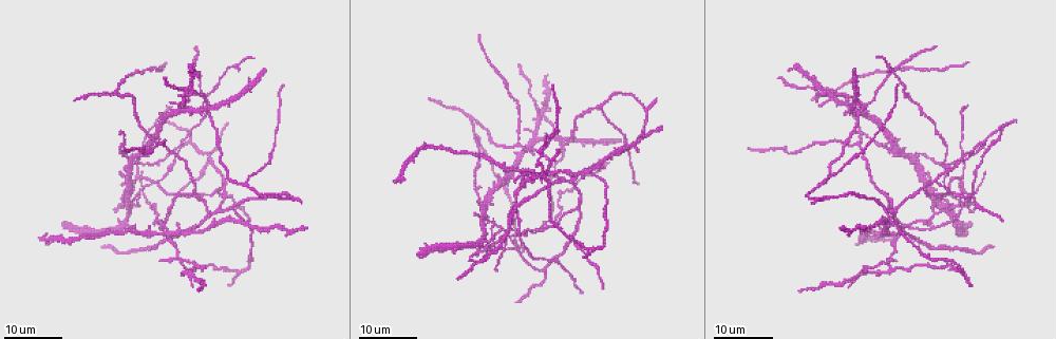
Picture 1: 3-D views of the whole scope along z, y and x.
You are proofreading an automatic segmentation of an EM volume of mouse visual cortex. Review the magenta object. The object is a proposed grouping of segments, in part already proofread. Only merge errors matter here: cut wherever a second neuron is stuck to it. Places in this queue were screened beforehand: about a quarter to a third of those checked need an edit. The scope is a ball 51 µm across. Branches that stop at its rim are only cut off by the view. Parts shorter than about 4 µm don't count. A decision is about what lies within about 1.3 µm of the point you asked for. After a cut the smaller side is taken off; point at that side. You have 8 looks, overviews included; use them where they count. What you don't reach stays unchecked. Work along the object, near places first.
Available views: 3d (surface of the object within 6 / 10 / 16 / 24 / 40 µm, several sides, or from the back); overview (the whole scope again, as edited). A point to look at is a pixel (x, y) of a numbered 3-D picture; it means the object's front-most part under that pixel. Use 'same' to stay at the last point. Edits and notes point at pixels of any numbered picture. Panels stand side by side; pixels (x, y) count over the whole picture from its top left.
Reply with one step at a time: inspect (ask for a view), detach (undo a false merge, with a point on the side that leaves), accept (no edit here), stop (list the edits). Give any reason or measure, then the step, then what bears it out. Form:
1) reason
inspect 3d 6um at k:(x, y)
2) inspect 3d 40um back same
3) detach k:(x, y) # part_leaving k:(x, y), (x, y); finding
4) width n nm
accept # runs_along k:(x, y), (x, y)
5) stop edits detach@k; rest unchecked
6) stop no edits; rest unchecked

inspect 3d 24um at 1:(829, 87)

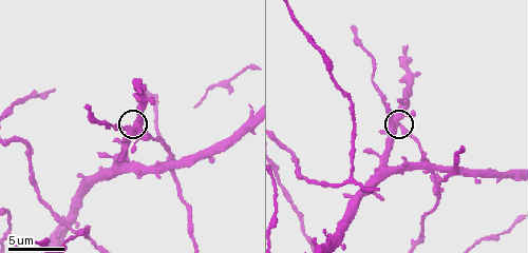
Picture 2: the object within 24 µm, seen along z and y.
zoom in
inspect 3d 10um at 2:(403, 128)

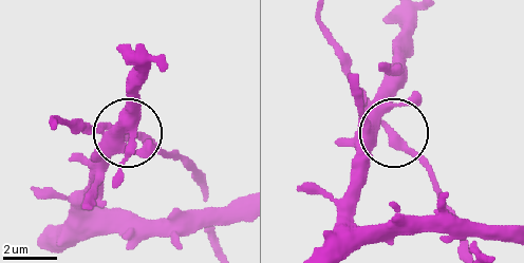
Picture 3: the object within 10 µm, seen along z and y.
width 340 nm
accept # all the same neuron

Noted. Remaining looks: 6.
a fork
inspect 3d 16um at 2:(439, 181)

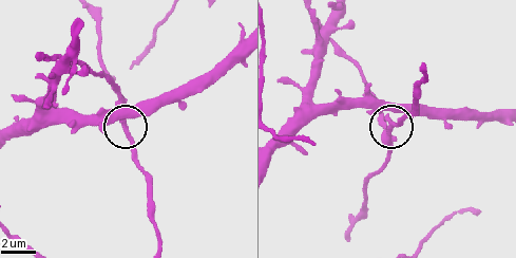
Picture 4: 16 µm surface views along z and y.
arms 3
accept # continuous, no second neuron

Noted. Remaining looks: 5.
thin arm on a thick one
inspect 3d 24um at 1:(194, 192)

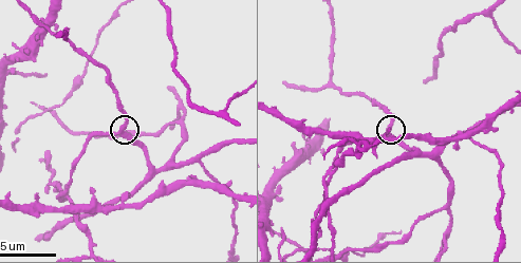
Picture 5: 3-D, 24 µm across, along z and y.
inspect 3d 6um at 5:(120, 130)

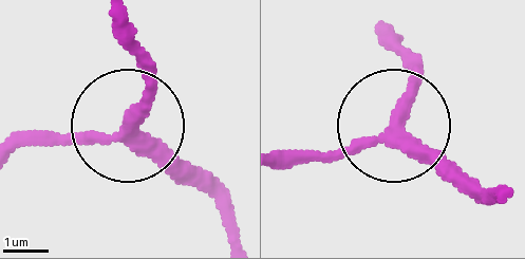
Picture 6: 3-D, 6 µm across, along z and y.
arms 3
accept # runs_along 6:(501, 199), (394, 127), (285, 162); continuous, no second neuron

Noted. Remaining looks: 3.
inspect 3d 6um at 5:(368, 146)

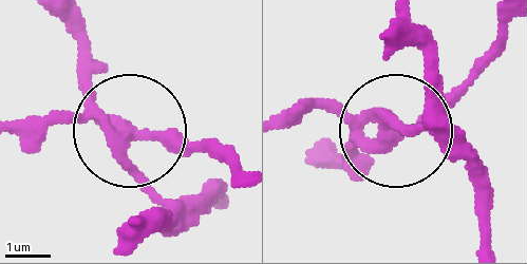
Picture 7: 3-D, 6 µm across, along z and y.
inspect 3d 6um back at 7:(130, 133)

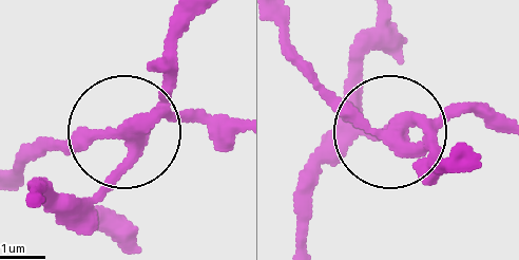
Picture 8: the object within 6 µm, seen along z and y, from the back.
side_arm 7 um
detach 8:(68, 137) # part_leaving 8:(123, 134), (47, 150), (17, 177); a second neuron is stuck on

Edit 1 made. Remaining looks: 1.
stop edits detach@8; rest unchecked

